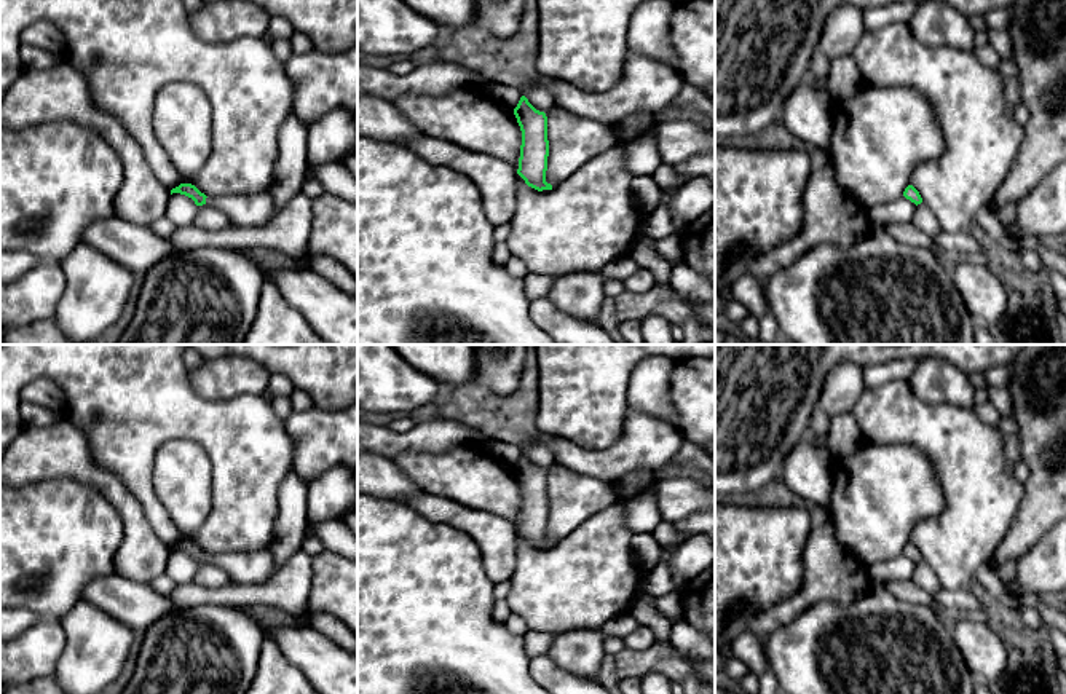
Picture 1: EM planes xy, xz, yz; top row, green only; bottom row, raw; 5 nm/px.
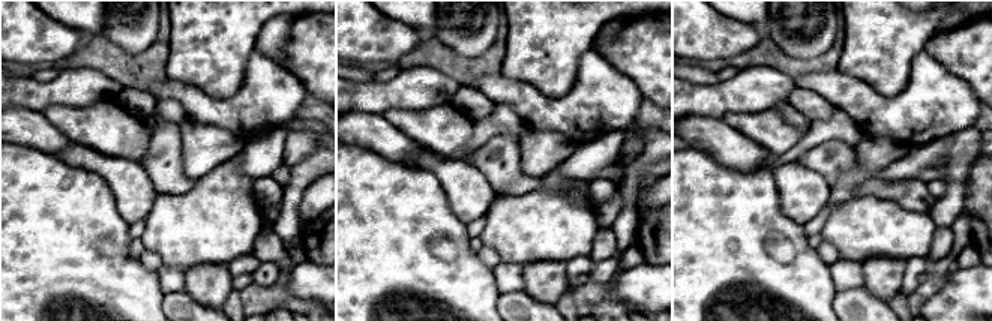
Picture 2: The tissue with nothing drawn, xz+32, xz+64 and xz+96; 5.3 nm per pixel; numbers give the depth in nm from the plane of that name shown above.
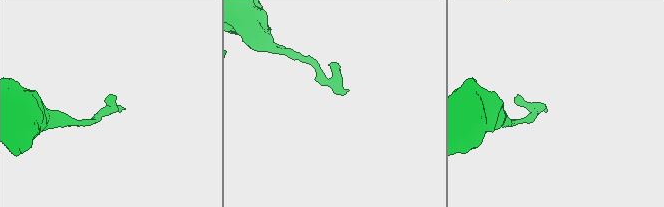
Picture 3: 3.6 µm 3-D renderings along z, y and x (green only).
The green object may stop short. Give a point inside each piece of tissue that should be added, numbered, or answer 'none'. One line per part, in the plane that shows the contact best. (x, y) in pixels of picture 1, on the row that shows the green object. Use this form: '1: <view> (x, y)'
1: xy (254, 211)

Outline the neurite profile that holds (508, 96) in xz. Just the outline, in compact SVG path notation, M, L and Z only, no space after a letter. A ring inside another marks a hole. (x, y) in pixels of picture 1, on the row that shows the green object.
M493 83L492 88L488 89L490 97L501 104L506 108L514 110L523 96L523 91L503 85L503 83Z

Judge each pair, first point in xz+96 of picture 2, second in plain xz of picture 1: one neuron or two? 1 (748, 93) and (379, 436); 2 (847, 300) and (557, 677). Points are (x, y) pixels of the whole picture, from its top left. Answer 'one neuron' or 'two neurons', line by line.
1: one neuron
2: one neuron

